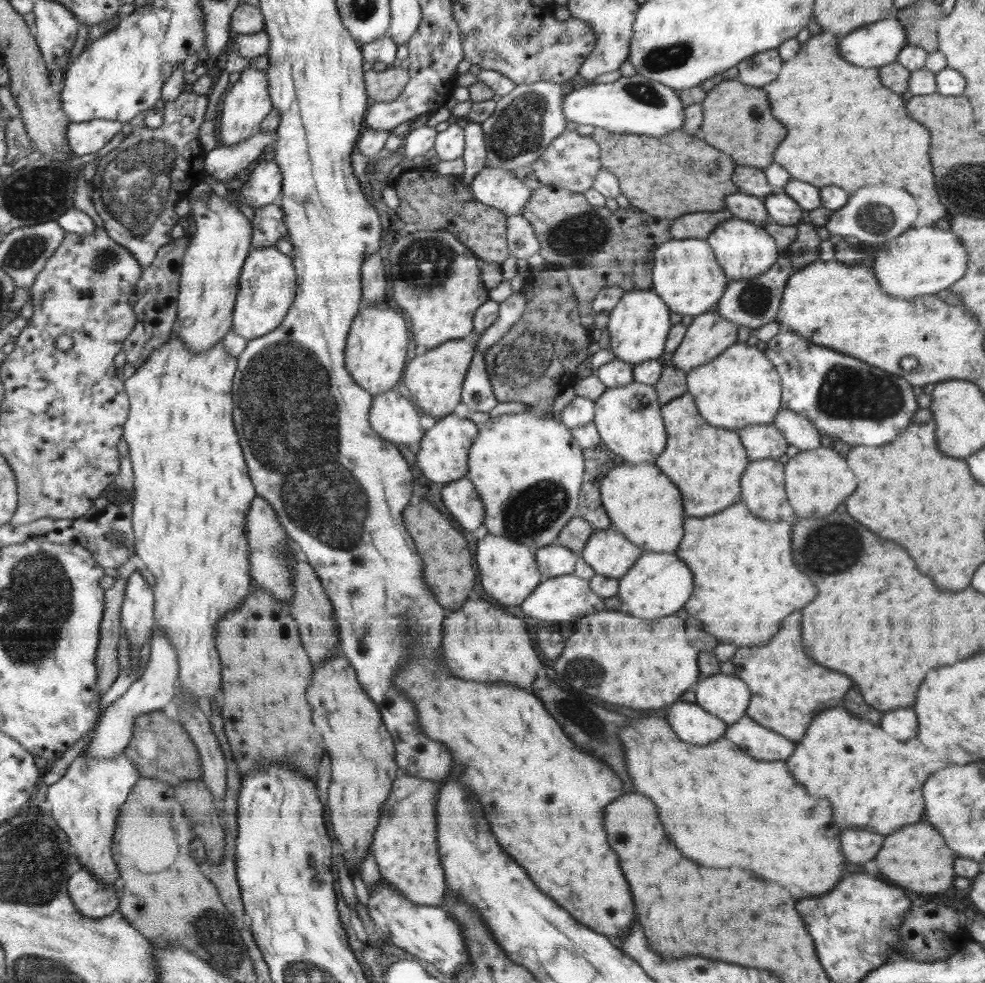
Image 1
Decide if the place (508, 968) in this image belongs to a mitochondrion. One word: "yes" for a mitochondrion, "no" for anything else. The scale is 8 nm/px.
no

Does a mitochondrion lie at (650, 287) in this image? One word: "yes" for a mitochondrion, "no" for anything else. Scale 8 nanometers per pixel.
no

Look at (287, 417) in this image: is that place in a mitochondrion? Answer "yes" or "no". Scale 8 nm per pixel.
yes

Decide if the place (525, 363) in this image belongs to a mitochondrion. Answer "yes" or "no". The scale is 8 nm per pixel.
yes

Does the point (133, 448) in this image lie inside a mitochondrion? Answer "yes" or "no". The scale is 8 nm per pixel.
no

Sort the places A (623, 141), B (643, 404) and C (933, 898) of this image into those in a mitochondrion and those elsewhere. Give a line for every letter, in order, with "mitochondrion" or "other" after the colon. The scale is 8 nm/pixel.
A: other
B: other
C: other

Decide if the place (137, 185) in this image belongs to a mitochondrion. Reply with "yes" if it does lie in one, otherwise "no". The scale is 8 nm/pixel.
yes

